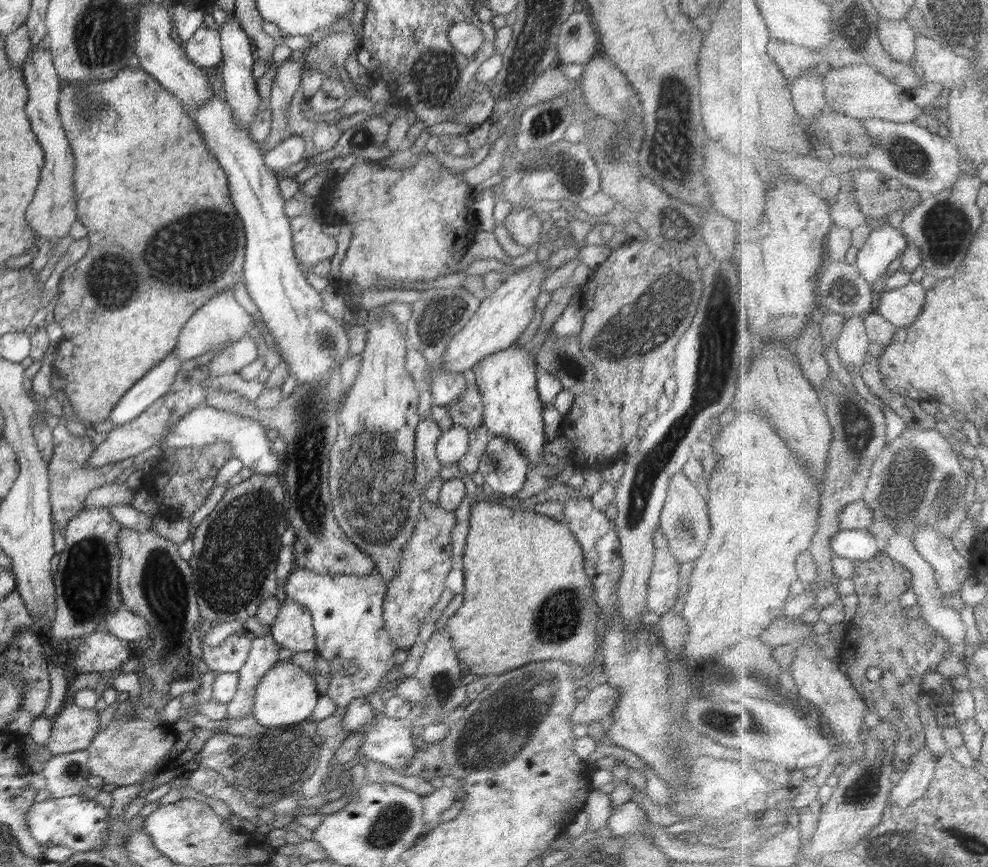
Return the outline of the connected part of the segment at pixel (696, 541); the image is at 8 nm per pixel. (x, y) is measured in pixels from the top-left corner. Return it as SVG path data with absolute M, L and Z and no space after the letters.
M674 474L670 480L670 490L666 496L665 504L659 518L659 527L673 558L680 564L696 561L704 550L704 546L710 536L708 509L698 494L696 486L688 480L684 474Z

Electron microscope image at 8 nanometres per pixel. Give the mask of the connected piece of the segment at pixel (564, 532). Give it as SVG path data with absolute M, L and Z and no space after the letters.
M478 500L472 503L470 528L464 552L458 565L464 571L464 592L462 606L448 618L446 631L450 633L453 647L458 654L458 660L462 663L464 669L478 676L501 675L505 672L527 665L528 662L538 661L564 661L567 664L574 664L583 670L586 666L594 662L596 655L596 636L599 618L599 606L594 600L595 587L590 577L584 570L583 550L574 533L570 531L568 525L562 521L556 521L552 517L535 513L534 510L520 510L511 505L499 504L492 501Z

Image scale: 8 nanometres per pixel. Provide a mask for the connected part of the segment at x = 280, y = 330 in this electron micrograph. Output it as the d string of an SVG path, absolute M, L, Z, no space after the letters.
M215 94L189 113L226 173L230 198L243 222L246 239L243 281L249 296L274 337L276 350L286 362L289 374L296 377L297 385L306 385L322 379L330 367L341 365L349 356L347 327L330 316L320 294L308 284L295 257L290 218L284 212L286 201L280 194L279 179L264 164L261 144L250 137L248 128L234 121L232 114L234 111L224 95Z

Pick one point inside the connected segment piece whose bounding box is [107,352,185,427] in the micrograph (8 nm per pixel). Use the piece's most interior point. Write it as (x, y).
(155, 383)

